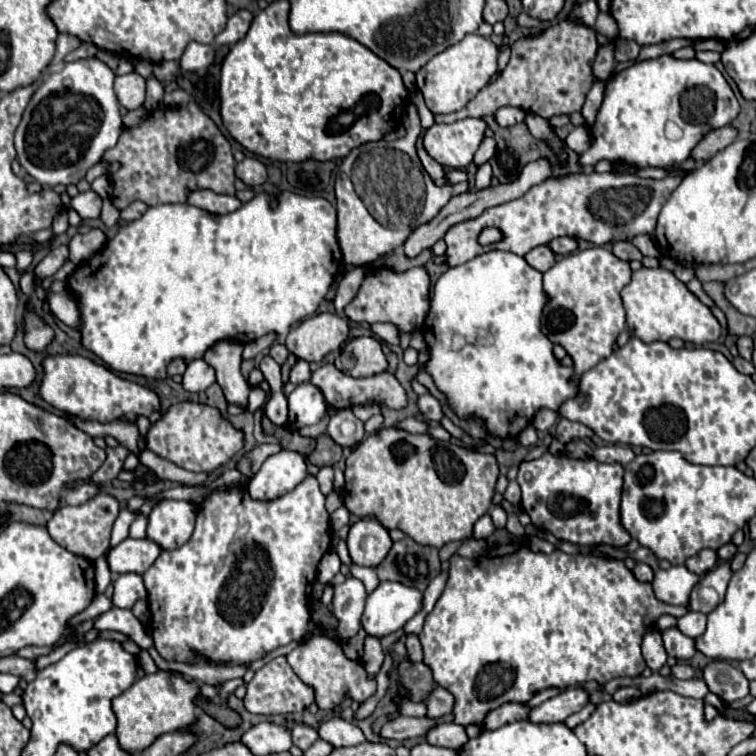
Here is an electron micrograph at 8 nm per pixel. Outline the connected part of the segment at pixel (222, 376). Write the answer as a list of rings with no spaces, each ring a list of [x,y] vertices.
[[[223,339],[209,347],[203,359],[217,371],[217,383],[221,385],[225,399],[229,403],[239,403],[247,407],[247,395],[251,387],[247,385],[245,377],[241,375],[241,361],[243,361],[243,343],[233,343]]]

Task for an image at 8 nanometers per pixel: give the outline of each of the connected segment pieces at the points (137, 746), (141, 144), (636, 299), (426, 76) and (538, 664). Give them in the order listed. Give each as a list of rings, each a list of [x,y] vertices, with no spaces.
[[[159,671],[155,675],[137,679],[127,691],[113,699],[113,713],[117,717],[115,737],[119,741],[119,747],[129,755],[135,755],[147,749],[159,735],[185,729],[195,721],[197,695],[197,683],[185,681],[183,675],[171,675],[169,671]]]
[[[189,101],[183,109],[161,107],[151,111],[141,125],[125,129],[117,145],[105,151],[103,159],[121,165],[111,177],[111,199],[117,209],[125,209],[137,199],[149,207],[161,203],[185,203],[189,193],[197,189],[235,195],[235,159],[231,145],[195,101]]]
[[[641,267],[639,271],[633,271],[631,283],[621,291],[621,297],[627,309],[627,327],[643,343],[669,341],[673,337],[679,337],[683,341],[703,345],[703,343],[715,343],[723,331],[719,321],[709,311],[709,307],[703,305],[685,287],[685,283],[681,283],[671,271],[663,267],[655,269]]]
[[[477,33],[467,35],[463,41],[435,55],[417,73],[419,91],[423,93],[429,111],[431,113],[453,113],[453,111],[463,109],[483,87],[489,85],[491,77],[495,77],[497,55],[499,55],[499,49],[487,37],[481,37]]]
[[[507,543],[507,545],[499,545],[495,549],[489,549],[485,555],[481,555],[477,559],[465,559],[465,557],[459,557],[457,553],[449,559],[447,585],[445,585],[441,597],[437,599],[433,611],[427,615],[423,631],[421,631],[423,661],[433,669],[435,681],[455,695],[455,707],[453,707],[455,723],[461,723],[461,725],[475,723],[477,725],[483,721],[487,711],[491,711],[503,703],[525,703],[535,693],[549,689],[549,687],[569,687],[569,685],[587,683],[587,681],[605,683],[615,677],[637,677],[645,669],[645,659],[641,655],[641,639],[643,639],[645,631],[649,631],[655,625],[659,615],[669,613],[673,617],[681,617],[681,615],[685,615],[685,611],[687,611],[685,607],[661,603],[653,595],[651,583],[637,581],[633,577],[633,573],[625,567],[625,563],[619,559],[607,561],[597,555],[567,555],[563,551],[553,551],[551,555],[547,555],[541,551],[531,551],[527,545]]]

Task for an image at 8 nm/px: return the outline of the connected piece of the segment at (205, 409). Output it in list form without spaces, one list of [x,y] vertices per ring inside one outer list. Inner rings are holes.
[[[181,401],[171,405],[165,415],[161,415],[159,421],[151,423],[145,447],[159,455],[161,459],[167,459],[175,463],[177,467],[183,467],[187,471],[215,471],[229,463],[245,445],[245,435],[241,429],[233,427],[217,407],[203,405],[203,403],[191,403]]]

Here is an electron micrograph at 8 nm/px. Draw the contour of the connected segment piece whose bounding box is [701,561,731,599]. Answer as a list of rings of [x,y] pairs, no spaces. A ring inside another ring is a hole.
[[[723,561],[723,563],[719,563],[713,571],[709,571],[709,573],[705,573],[703,575],[703,585],[711,585],[717,593],[719,593],[719,597],[723,599],[723,595],[725,595],[725,589],[727,589],[727,583],[729,583],[729,579],[731,579],[731,569],[729,569],[729,561]]]

